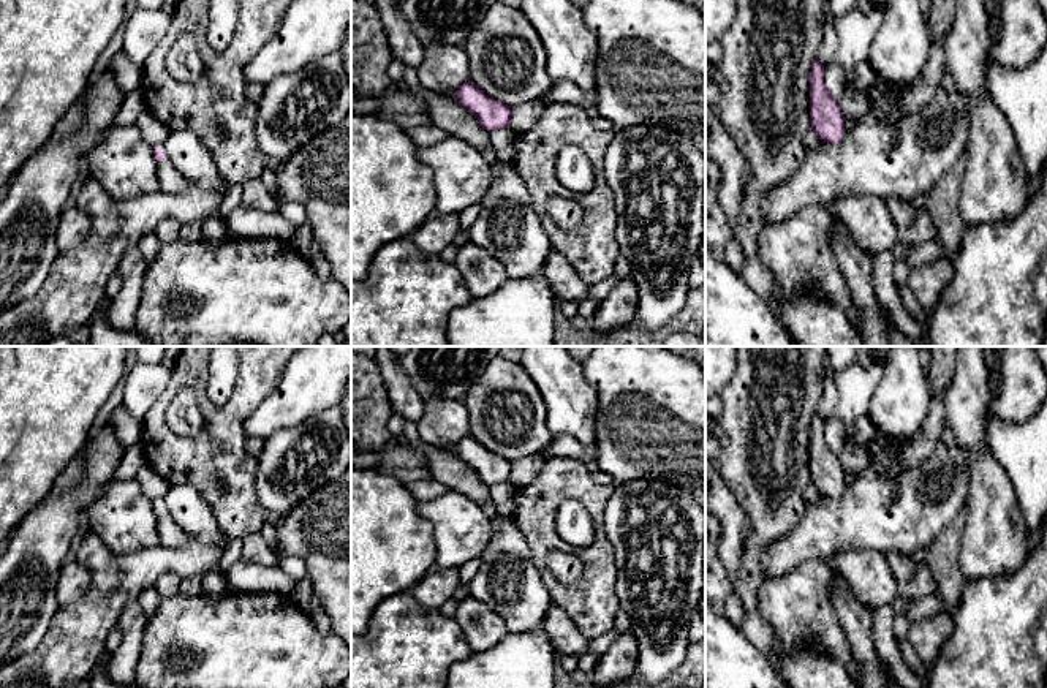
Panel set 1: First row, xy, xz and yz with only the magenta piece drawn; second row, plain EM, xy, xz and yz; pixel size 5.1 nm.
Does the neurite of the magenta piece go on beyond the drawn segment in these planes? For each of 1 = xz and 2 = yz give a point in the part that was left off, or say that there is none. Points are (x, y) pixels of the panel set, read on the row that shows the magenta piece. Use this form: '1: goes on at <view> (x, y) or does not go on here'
1: does not go on here
2: does not go on here

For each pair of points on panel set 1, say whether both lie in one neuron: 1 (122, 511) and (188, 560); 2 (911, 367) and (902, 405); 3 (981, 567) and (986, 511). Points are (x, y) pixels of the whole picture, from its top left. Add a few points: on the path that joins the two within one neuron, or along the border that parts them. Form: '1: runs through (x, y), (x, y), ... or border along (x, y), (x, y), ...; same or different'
1: border along (158, 544), (122, 554); different
2: runs through (903, 377), (902, 396); same
3: runs through (986, 552), (986, 525); same

